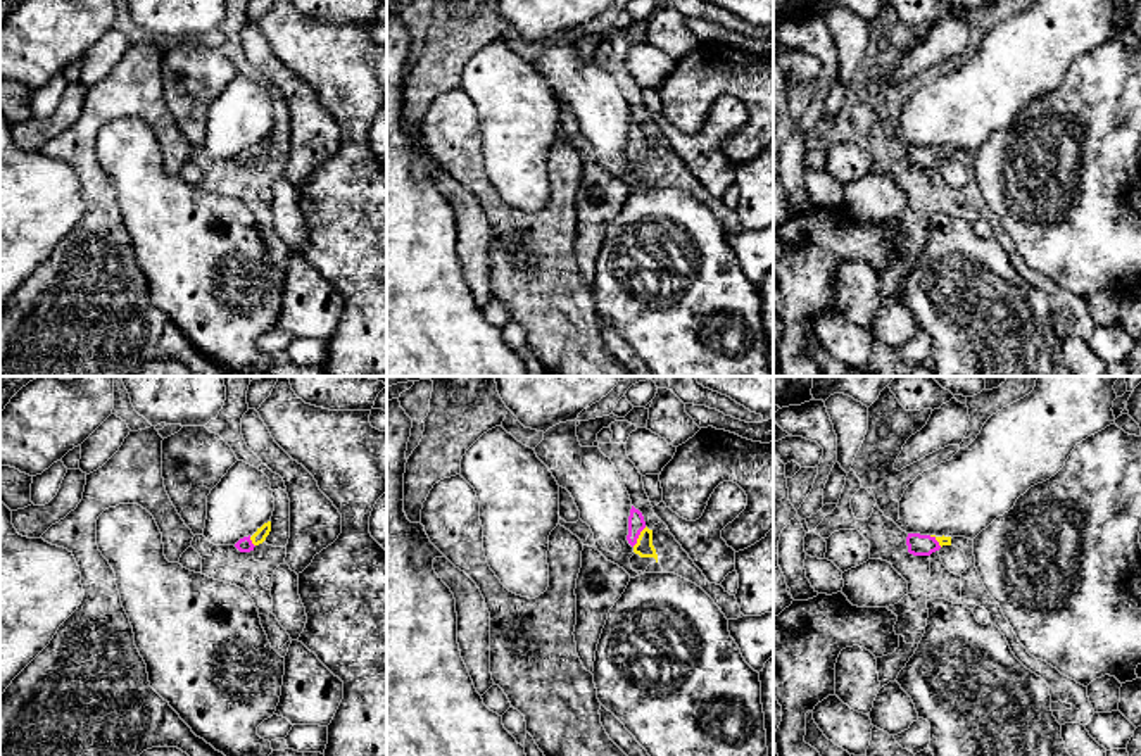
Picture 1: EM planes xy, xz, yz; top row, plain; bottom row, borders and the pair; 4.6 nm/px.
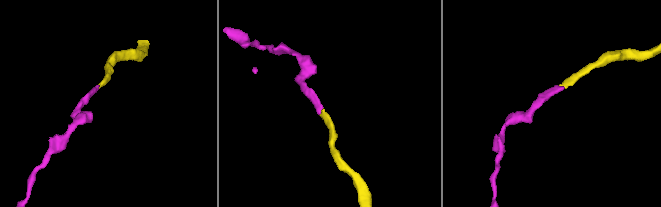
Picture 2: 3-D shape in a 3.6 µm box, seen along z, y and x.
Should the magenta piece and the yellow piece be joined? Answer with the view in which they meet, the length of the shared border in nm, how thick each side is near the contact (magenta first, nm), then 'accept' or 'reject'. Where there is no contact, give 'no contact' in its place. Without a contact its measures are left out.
meets magenta in xz; contact 120 nm long; 80 nm thick on the magenta side, 90 nm on the other; accept

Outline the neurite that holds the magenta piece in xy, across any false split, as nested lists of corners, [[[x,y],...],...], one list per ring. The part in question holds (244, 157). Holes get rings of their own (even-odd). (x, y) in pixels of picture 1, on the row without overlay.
[[[271,135],[264,136],[261,142],[257,142],[257,145],[250,150],[243,150],[240,152],[235,161],[240,164],[240,166],[250,166],[254,164],[255,159],[262,157],[266,154],[266,150],[269,148],[271,145]]]

